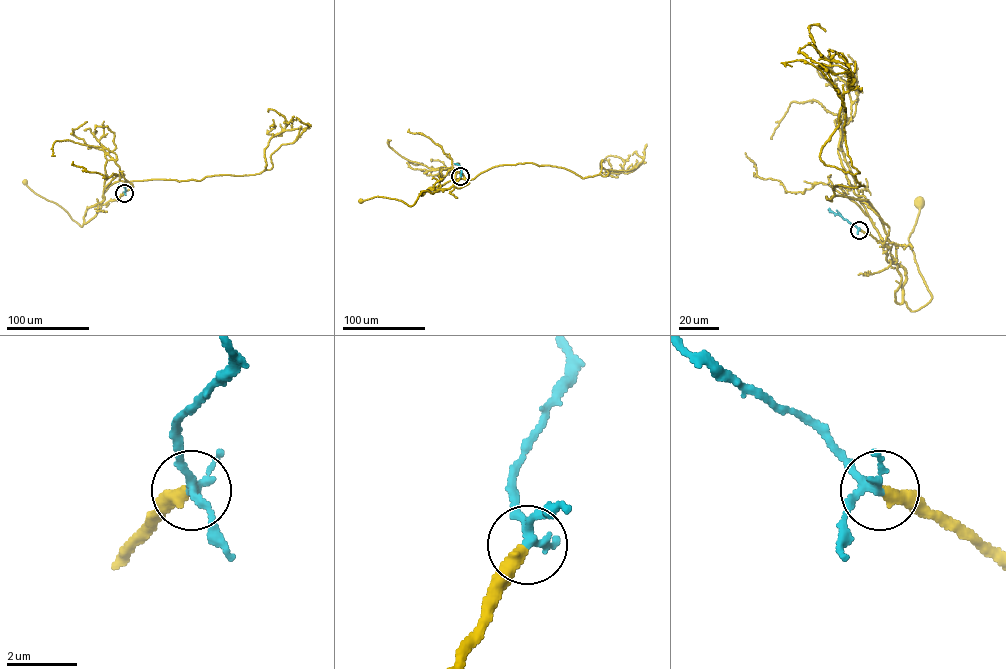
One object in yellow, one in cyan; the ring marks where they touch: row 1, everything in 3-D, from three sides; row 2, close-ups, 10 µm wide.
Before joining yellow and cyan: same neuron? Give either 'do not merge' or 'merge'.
merge

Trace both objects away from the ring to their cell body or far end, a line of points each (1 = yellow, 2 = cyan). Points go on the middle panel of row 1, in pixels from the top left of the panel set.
1: (460, 176), (448, 189), (429, 188), (419, 194), (411, 206), (380, 196), (360, 201)
2: (460, 176), (461, 168), (454, 163)

